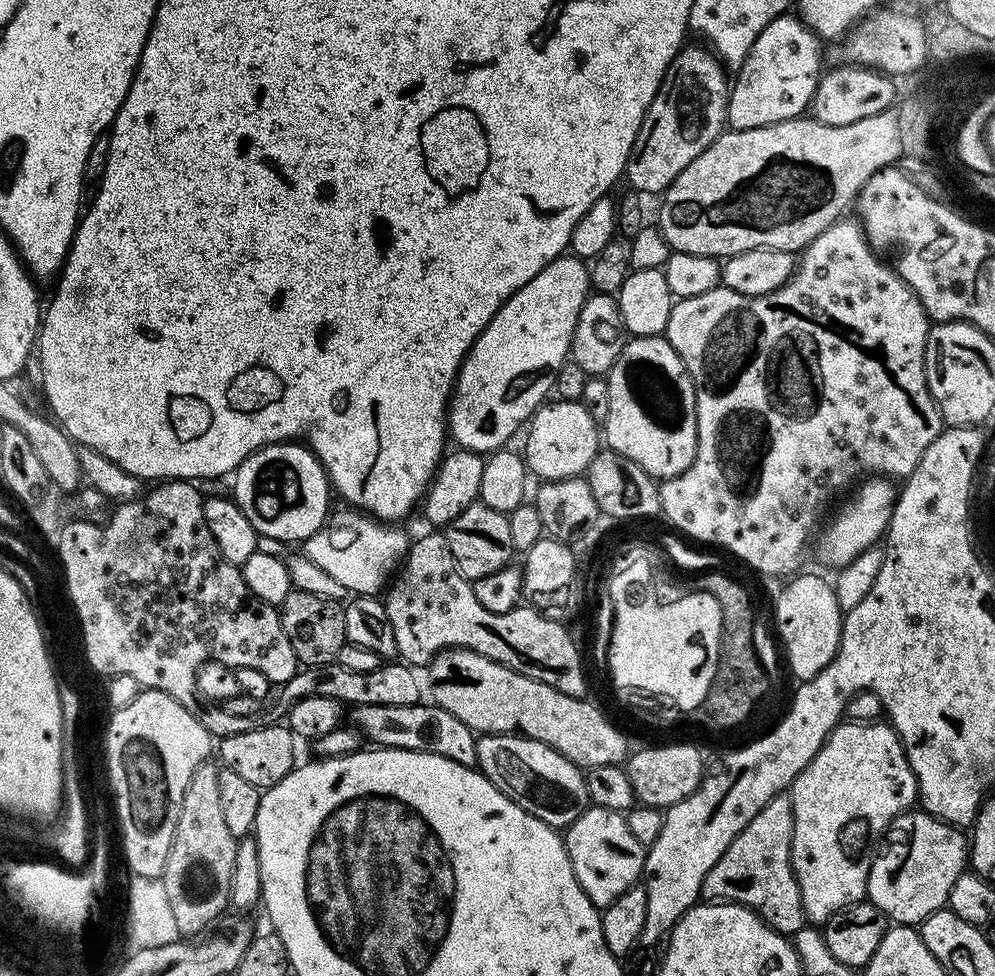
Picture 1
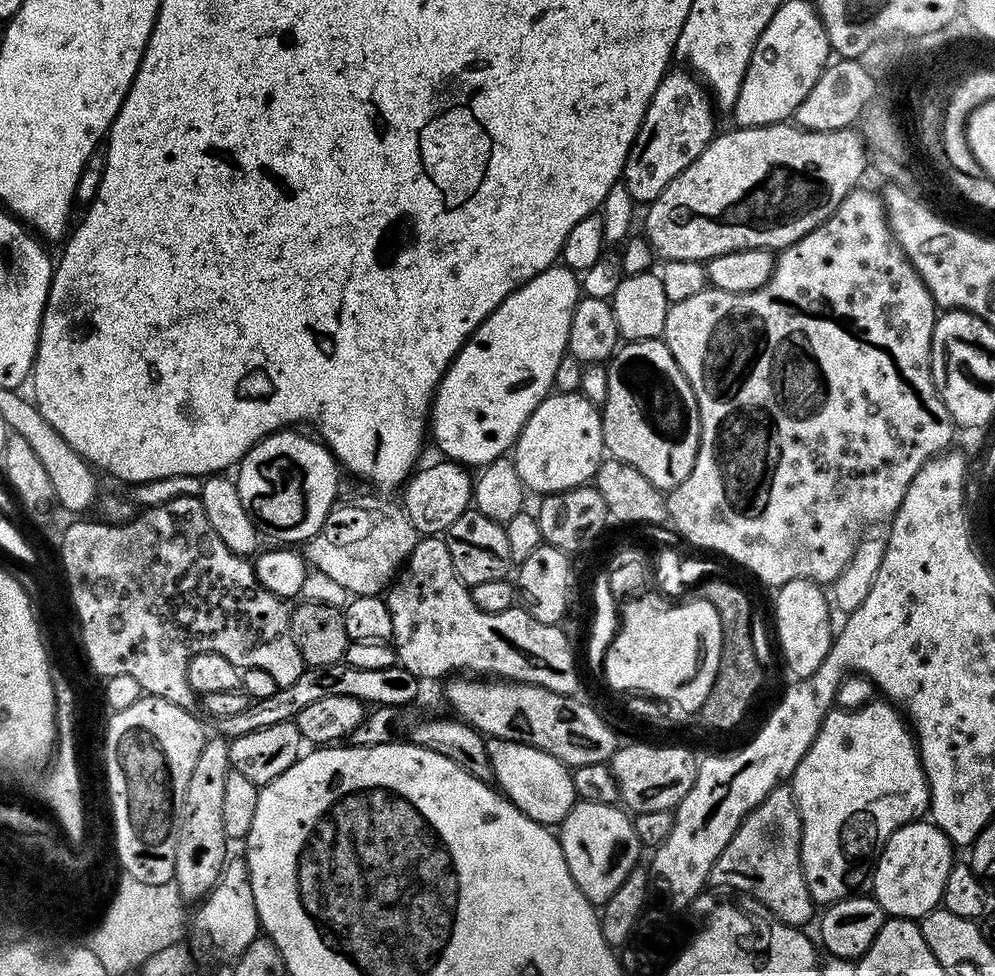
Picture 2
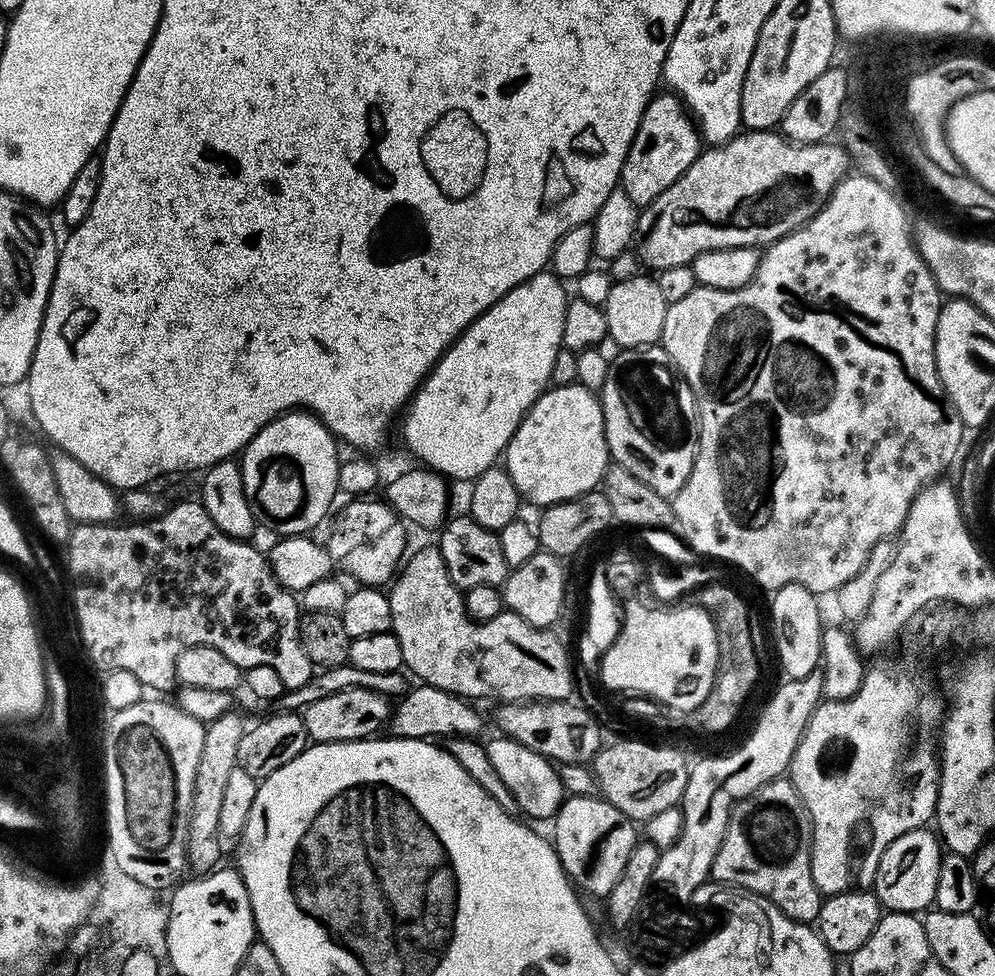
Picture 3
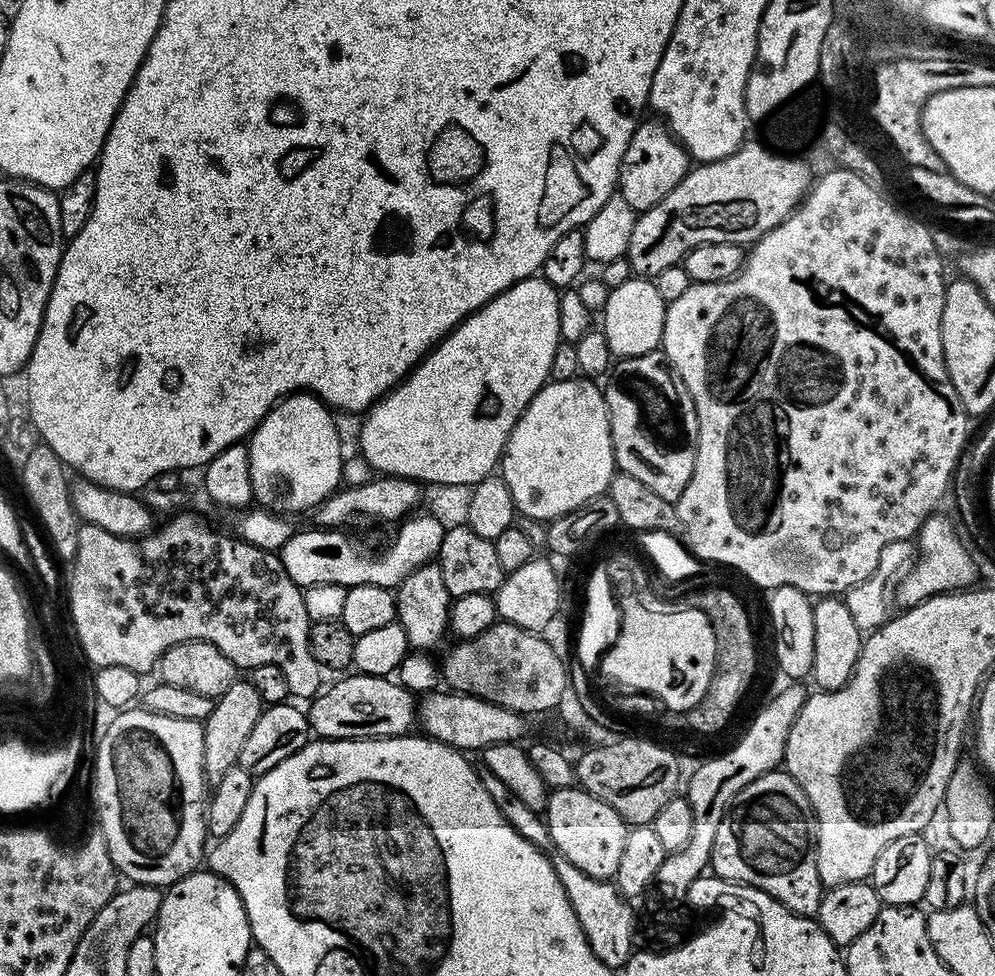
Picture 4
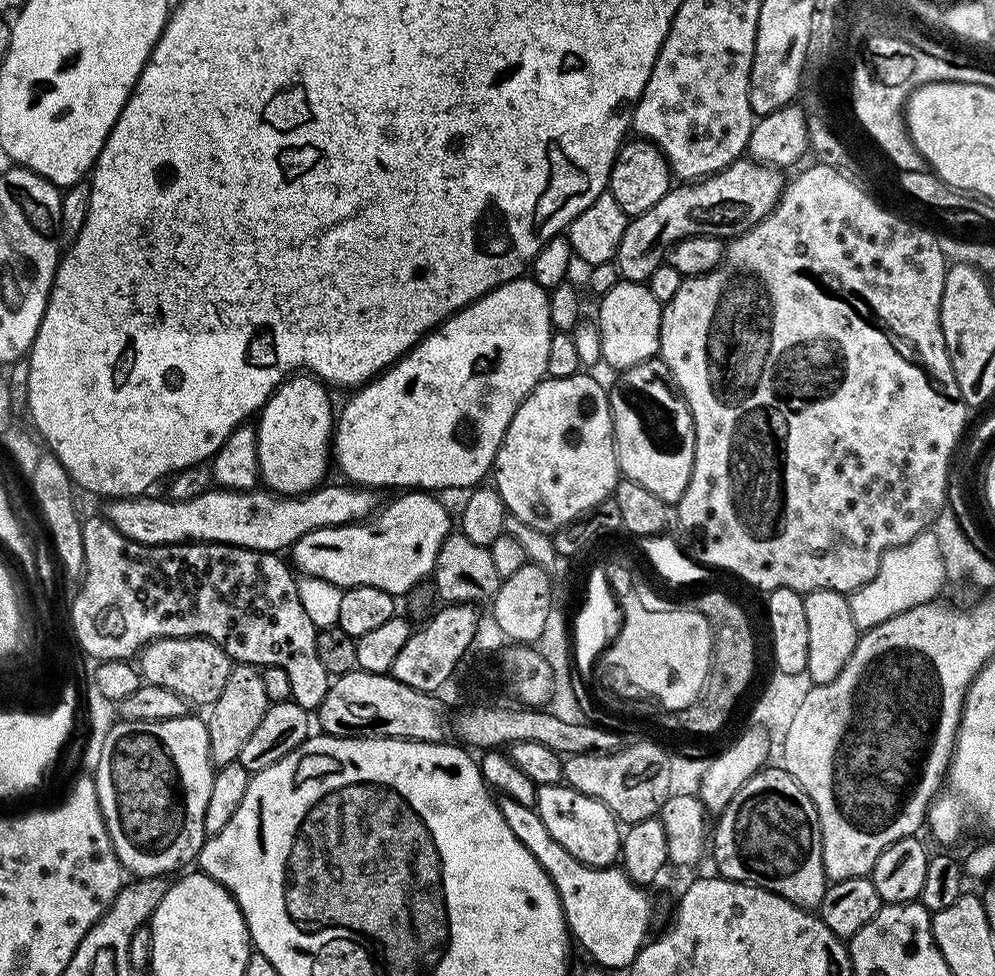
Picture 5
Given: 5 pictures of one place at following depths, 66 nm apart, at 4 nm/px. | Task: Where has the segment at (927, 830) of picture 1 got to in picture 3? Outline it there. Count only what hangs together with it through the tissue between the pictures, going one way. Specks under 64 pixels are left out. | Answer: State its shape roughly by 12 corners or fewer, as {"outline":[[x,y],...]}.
{"outline":[[927,827],[882,854],[874,891],[881,905],[931,909],[942,844]]}

